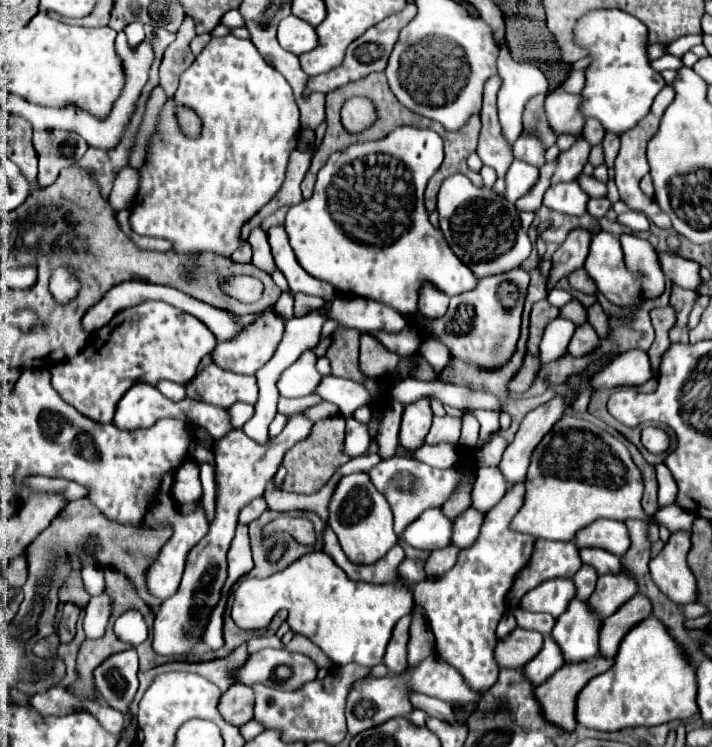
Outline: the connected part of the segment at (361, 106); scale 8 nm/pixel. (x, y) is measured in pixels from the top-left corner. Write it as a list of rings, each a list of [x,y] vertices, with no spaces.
[[[350,97],[342,107],[342,125],[348,133],[362,133],[378,119],[376,107],[366,97]]]

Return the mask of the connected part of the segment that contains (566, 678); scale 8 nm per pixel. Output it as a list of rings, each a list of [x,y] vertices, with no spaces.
[[[596,655],[592,661],[580,661],[580,663],[564,663],[548,681],[536,687],[536,697],[542,705],[544,717],[548,717],[554,725],[564,727],[564,729],[574,729],[576,727],[576,697],[582,691],[582,687],[596,675],[608,671],[614,665],[614,659]]]

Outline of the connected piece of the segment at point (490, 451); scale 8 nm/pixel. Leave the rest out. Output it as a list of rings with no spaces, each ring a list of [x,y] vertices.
[[[494,437],[494,441],[490,441],[478,455],[476,455],[476,469],[482,465],[498,465],[502,459],[502,453],[506,449],[506,441],[502,437]]]

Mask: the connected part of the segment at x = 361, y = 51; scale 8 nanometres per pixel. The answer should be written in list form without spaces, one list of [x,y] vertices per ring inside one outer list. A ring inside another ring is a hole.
[[[408,3],[400,13],[394,13],[394,15],[390,15],[390,17],[386,17],[384,21],[376,23],[372,29],[380,29],[380,31],[370,31],[370,29],[368,29],[364,35],[360,35],[360,37],[346,49],[346,57],[344,57],[342,65],[334,67],[332,71],[328,71],[328,73],[324,73],[324,75],[308,77],[308,87],[310,87],[310,91],[320,91],[320,93],[326,95],[326,93],[330,93],[330,91],[334,91],[334,89],[338,89],[338,87],[350,83],[350,81],[358,81],[358,79],[362,79],[362,77],[366,77],[366,75],[370,75],[370,73],[384,71],[386,65],[388,65],[388,57],[390,57],[390,53],[392,53],[392,49],[394,49],[394,45],[396,45],[396,41],[398,41],[398,35],[400,35],[400,31],[402,31],[402,27],[406,27],[406,25],[414,19],[414,15],[416,15],[416,5],[414,5],[414,3]]]

